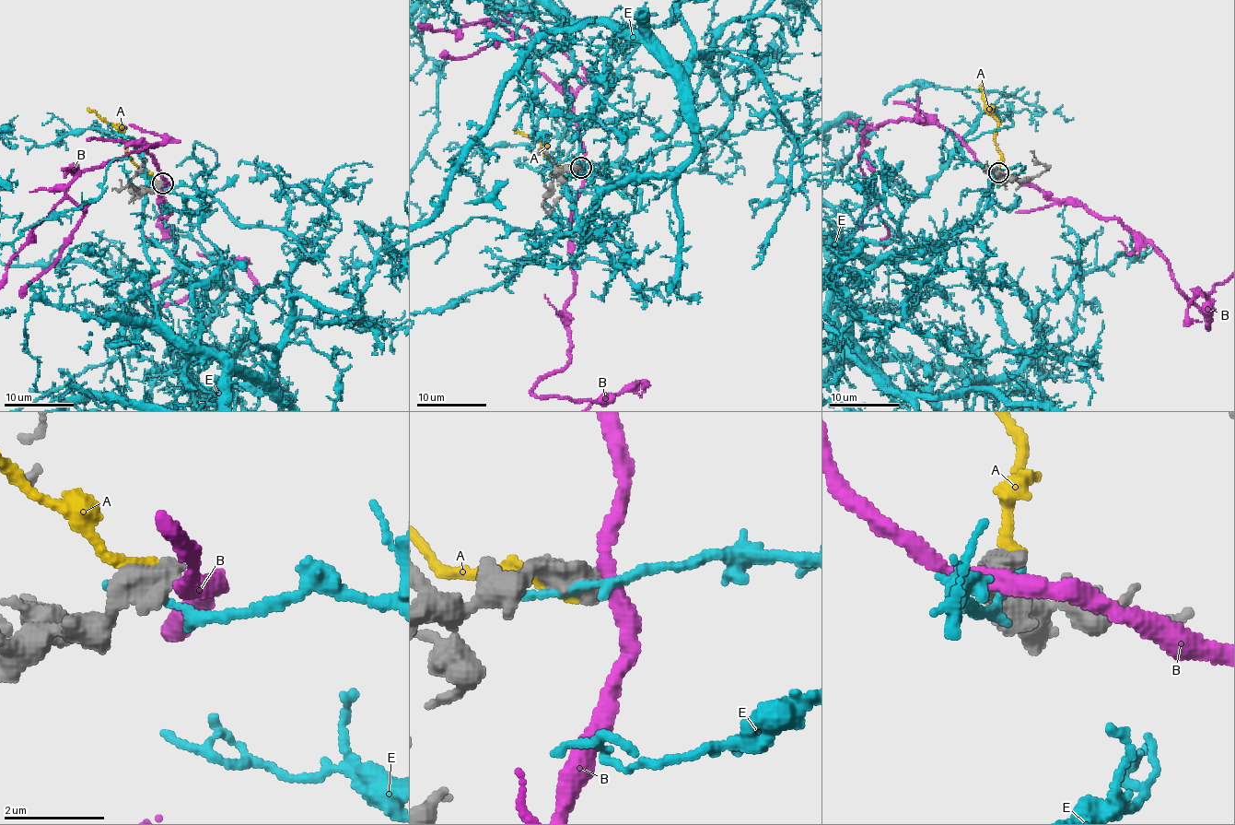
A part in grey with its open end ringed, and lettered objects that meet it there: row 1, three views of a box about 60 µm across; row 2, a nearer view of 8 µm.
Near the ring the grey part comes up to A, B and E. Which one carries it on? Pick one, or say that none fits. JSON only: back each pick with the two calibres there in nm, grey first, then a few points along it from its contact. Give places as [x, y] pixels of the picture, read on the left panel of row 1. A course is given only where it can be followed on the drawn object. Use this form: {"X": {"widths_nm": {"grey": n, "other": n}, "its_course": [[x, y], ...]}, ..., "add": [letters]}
{"add": []}

